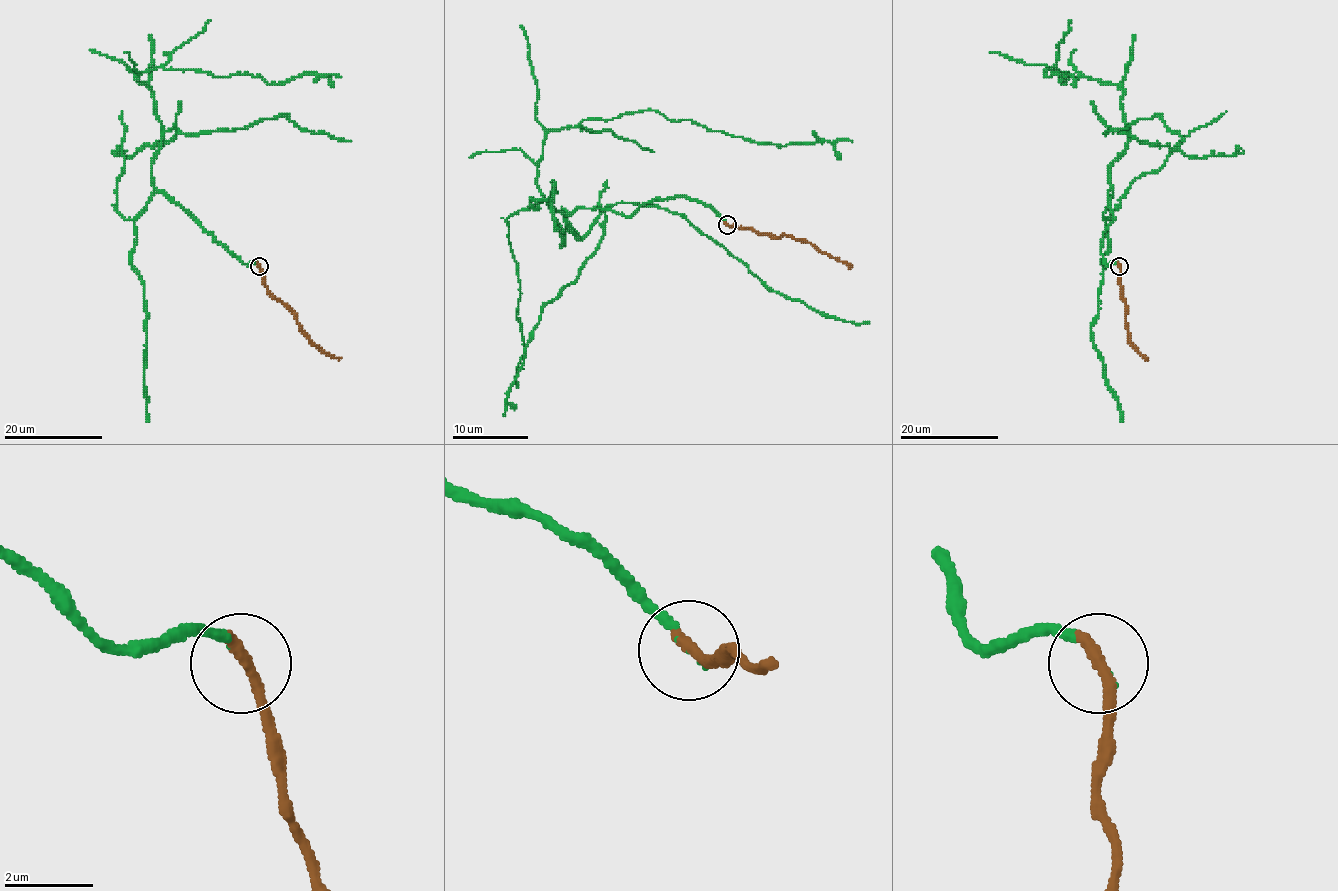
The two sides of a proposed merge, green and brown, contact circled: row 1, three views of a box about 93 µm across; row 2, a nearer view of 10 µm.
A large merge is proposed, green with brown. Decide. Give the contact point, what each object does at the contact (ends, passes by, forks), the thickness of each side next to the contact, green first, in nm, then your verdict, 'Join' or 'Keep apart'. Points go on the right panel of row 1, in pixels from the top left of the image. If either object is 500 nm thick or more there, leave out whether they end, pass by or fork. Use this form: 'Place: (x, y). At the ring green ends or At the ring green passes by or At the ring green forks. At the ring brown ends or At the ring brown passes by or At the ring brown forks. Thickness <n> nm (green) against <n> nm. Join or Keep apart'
Place: (1119, 266). At the ring green ends. At the ring brown ends. Thickness 100 nm (green) against 340 nm. Join

